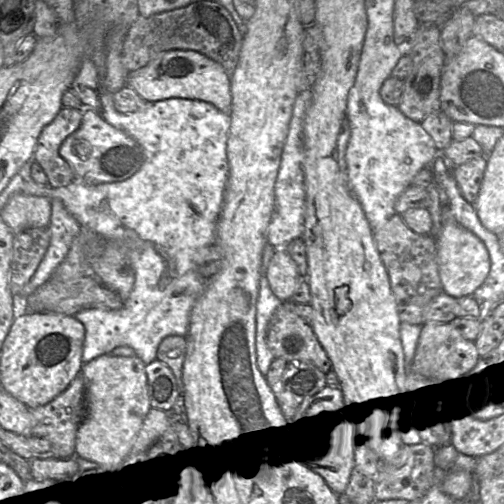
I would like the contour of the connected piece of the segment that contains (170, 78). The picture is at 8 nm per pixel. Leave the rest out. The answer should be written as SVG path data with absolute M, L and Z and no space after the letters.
M174 49L160 53L144 67L130 71L126 86L149 103L170 98L197 99L213 104L224 113L231 110L230 76L219 63L194 50Z

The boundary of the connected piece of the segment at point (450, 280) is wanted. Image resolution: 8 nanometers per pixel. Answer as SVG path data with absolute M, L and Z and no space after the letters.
M448 205L444 206L442 211L442 228L436 242L443 292L455 299L471 296L484 282L490 270L489 253L484 243L475 234L457 223Z

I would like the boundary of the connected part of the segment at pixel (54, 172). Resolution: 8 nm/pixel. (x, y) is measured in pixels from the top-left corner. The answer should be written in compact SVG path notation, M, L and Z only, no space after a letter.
M62 107L55 118L44 127L33 153L33 160L41 166L48 186L61 188L75 179L69 164L60 156L59 148L81 125L83 113L75 108Z

